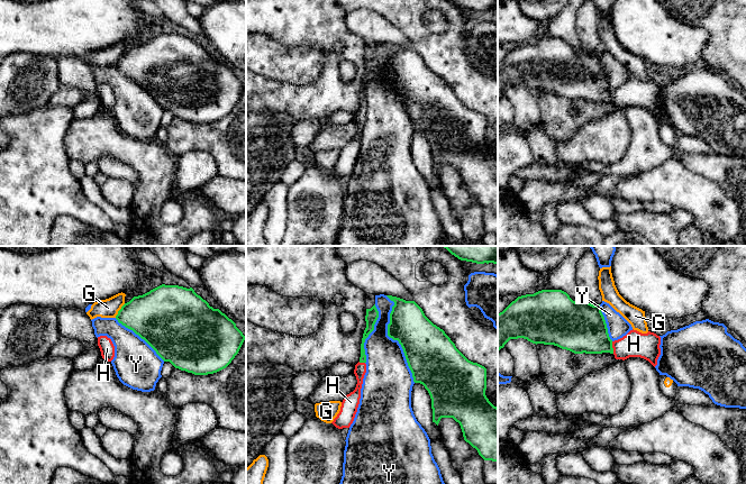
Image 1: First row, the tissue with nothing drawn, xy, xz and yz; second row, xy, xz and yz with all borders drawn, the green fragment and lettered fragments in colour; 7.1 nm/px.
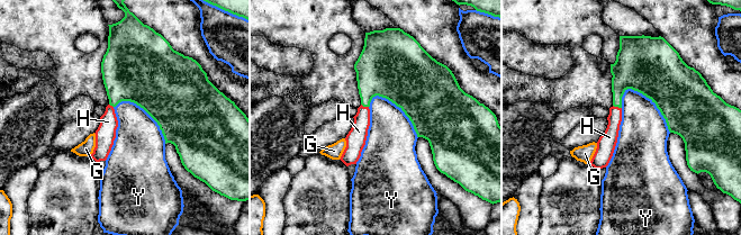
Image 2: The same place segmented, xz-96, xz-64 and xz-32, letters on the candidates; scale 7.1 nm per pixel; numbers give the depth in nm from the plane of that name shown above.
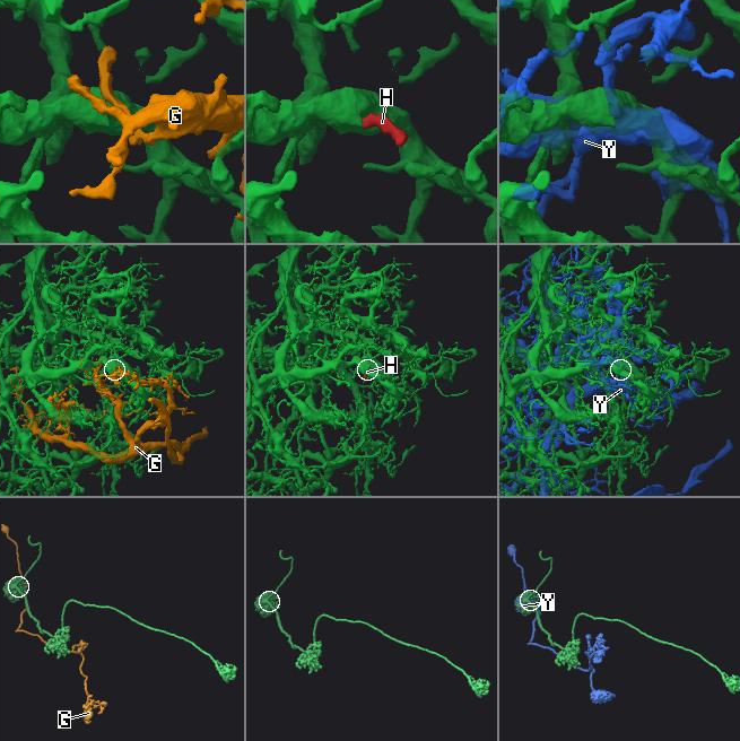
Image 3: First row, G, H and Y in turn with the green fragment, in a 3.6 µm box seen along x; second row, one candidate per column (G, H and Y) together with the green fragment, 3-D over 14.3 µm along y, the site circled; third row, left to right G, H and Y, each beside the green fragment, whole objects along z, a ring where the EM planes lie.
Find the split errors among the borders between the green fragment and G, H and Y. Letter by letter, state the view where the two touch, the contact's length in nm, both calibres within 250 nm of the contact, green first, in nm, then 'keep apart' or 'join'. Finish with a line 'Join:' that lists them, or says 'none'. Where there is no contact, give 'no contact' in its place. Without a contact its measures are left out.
G: xy | 130 nm | 340/140 nm | keep apart
H: yz | 90 nm | 340/190 nm | join
Y: xz | 650 nm | 340/300 nm | keep apart
Join: H

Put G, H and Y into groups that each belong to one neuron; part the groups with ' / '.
G / H / Y

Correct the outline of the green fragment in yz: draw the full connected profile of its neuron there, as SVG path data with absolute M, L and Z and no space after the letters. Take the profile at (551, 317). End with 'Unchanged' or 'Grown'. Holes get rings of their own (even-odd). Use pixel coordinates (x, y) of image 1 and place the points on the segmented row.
M542 290L518 296L498 313L498 351L510 339L554 345L574 354L610 353L616 359L640 357L654 367L661 355L661 337L630 330L612 341L600 304L573 301L562 290Z. Grown

